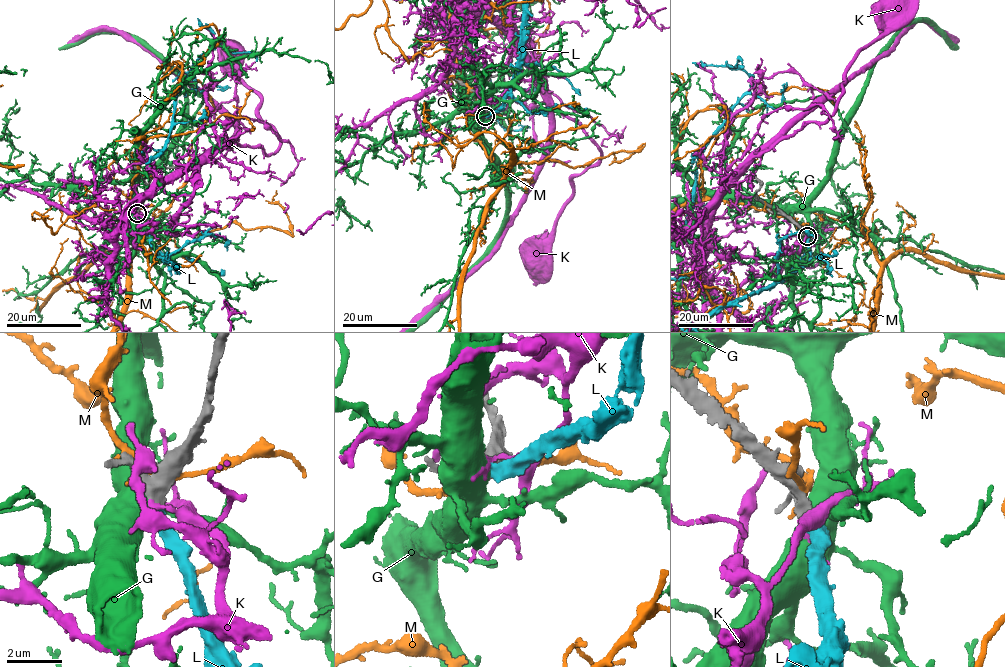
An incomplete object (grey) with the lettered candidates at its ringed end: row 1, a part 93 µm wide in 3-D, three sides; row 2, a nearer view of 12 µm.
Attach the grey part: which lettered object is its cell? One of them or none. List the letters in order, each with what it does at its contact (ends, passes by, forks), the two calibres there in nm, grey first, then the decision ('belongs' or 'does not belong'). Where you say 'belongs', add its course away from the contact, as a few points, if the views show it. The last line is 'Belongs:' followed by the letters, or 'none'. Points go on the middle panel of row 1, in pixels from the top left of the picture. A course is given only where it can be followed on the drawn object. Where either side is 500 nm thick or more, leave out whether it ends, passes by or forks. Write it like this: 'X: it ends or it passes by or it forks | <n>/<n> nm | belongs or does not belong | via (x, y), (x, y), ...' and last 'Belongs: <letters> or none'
G: 400/500 nm | does not belong
K: it passes by | 360/180 nm | does not belong
L: it ends | 480/400 nm | belongs
M: 500/150 nm | does not belong
Belongs: L

